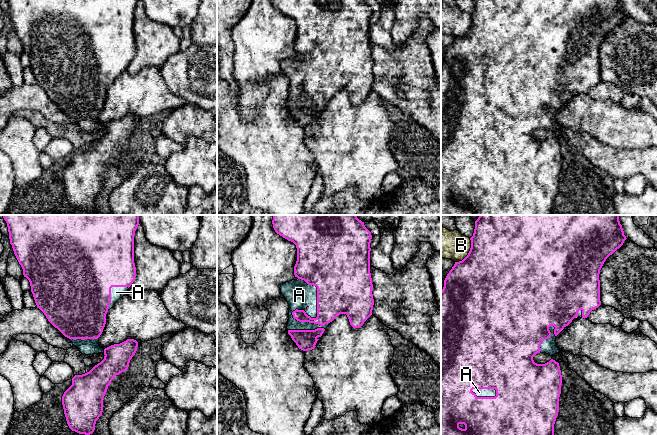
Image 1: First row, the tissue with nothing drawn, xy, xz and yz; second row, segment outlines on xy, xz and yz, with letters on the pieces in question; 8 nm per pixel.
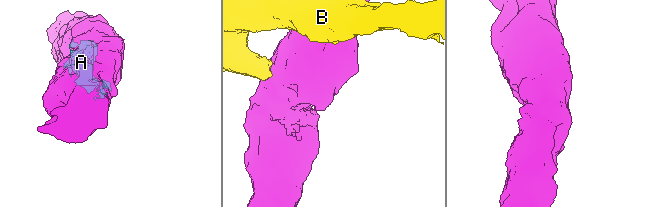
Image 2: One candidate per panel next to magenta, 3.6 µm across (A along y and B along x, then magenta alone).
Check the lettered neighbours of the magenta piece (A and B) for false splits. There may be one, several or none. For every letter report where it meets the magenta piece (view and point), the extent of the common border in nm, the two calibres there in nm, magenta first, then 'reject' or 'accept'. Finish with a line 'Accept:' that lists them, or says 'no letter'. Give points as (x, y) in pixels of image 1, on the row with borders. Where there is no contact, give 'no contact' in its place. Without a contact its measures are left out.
A: xz (309, 316) | 460 nm | 280/220 nm | accept
B: yz (469, 252) | 240 nm | 500/240 nm | reject
Accept: A

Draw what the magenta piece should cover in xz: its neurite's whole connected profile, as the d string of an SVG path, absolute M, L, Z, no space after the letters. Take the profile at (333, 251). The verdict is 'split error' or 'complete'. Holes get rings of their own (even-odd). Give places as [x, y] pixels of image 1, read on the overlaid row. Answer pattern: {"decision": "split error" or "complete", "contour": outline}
{"decision": "split error", "contour": "M274 215L272 220L273 228L277 234L293 242L297 248L297 261L294 266L294 275L297 280L292 280L281 285L281 294L289 304L289 320L287 324L288 334L296 343L299 349L303 351L312 350L319 338L324 333L329 324L340 314L346 314L350 325L353 328L360 328L364 322L372 315L374 299L373 284L370 273L370 243L372 239L371 232L365 227L364 222L359 220L356 215Z"}

